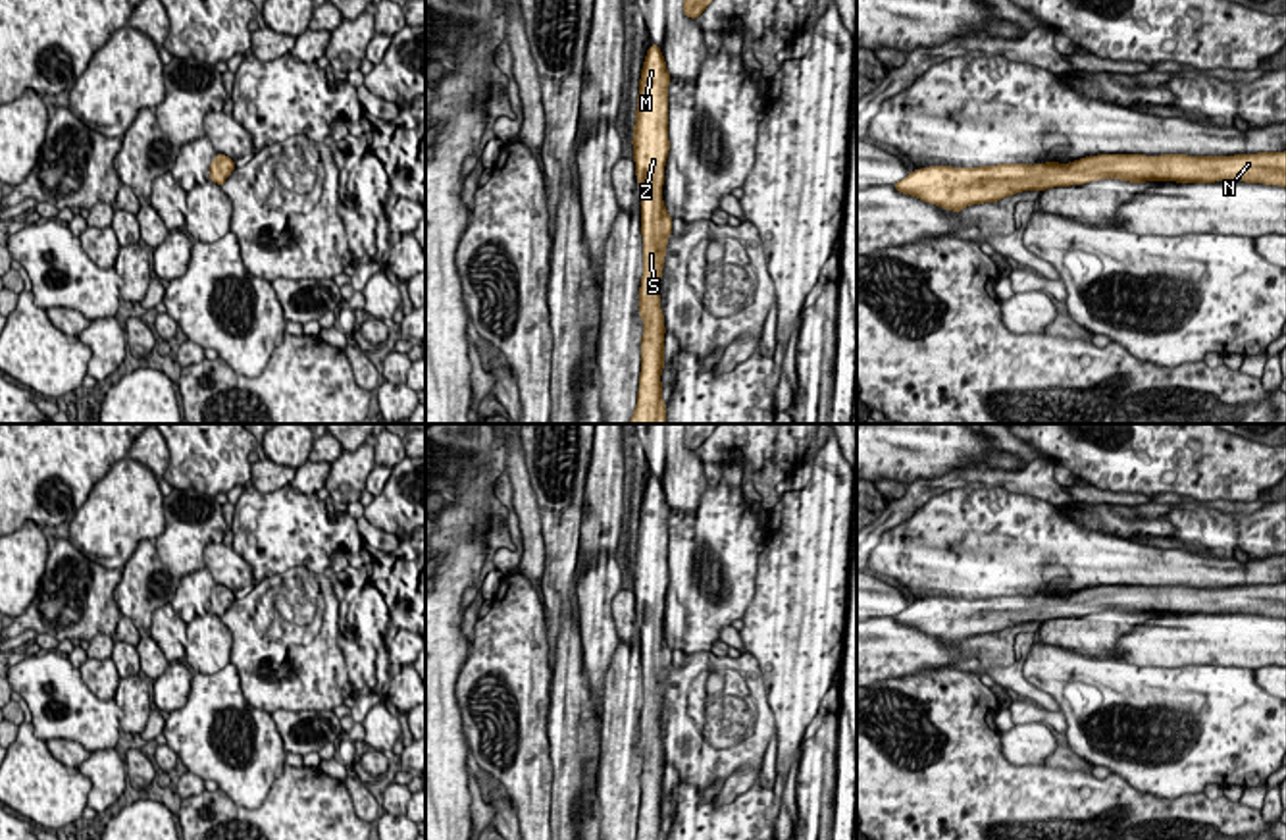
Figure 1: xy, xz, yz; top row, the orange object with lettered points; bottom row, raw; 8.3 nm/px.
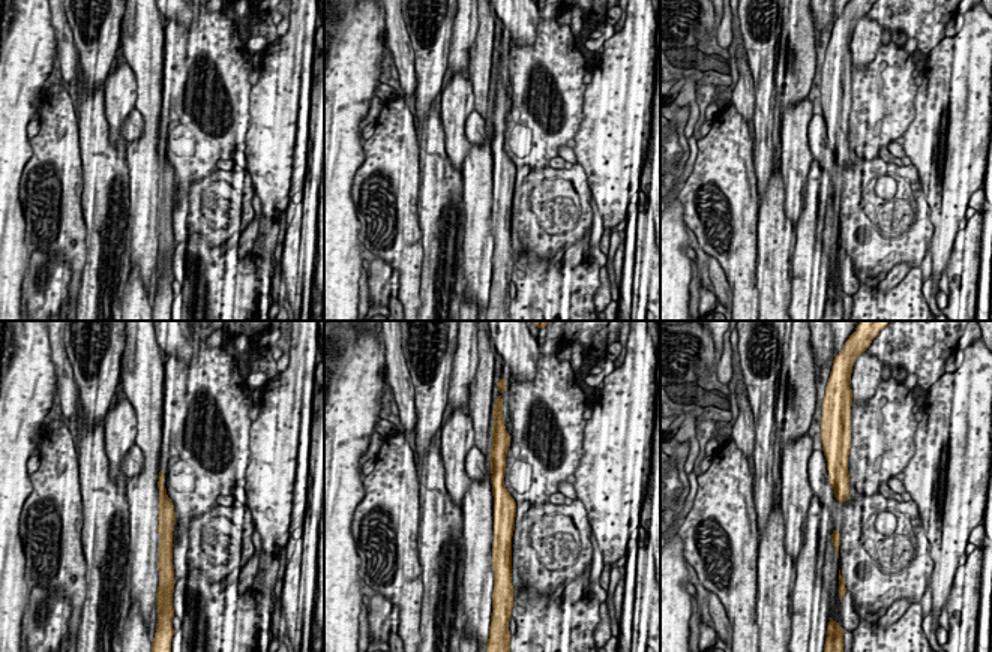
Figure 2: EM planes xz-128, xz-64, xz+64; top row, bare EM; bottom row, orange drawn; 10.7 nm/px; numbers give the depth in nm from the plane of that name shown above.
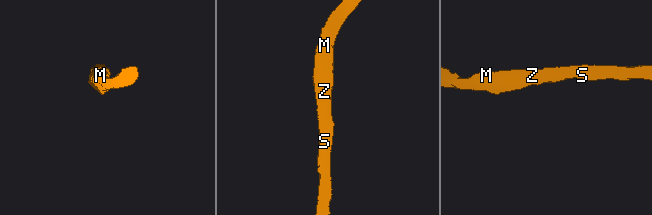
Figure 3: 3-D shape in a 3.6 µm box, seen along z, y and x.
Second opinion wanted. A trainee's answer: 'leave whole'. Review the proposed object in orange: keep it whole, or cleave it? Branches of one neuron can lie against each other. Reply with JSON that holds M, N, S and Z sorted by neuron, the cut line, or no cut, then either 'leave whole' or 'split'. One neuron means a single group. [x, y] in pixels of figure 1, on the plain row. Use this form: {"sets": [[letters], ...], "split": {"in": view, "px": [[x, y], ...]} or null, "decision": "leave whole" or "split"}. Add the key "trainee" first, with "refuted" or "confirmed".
{"trainee": "confirmed", "sets": [["M", "N", "S", "Z"]], "split": null, "decision": "leave whole"}

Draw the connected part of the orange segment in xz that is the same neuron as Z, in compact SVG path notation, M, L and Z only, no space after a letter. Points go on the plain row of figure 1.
M660 480L647 482L637 526L633 557L633 593L641 632L643 707L639 748L643 749L641 803L635 840L666 840L660 805L664 800L664 748L660 740L660 709L664 699L672 649L662 632L668 572L670 505Z

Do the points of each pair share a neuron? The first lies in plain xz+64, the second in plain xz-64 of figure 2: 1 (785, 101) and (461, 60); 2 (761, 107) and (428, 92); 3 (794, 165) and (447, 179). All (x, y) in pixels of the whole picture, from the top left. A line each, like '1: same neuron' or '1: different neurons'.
1: same neuron
2: same neuron
3: different neurons

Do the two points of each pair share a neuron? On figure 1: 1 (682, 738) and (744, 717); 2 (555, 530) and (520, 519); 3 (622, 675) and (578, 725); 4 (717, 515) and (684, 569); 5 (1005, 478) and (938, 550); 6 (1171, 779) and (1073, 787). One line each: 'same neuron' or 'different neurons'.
1: same neuron
2: different neurons
3: different neurons
4: same neuron
5: different neurons
6: different neurons

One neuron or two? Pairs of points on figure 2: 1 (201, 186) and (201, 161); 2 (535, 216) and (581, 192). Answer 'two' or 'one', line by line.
1: two
2: one

